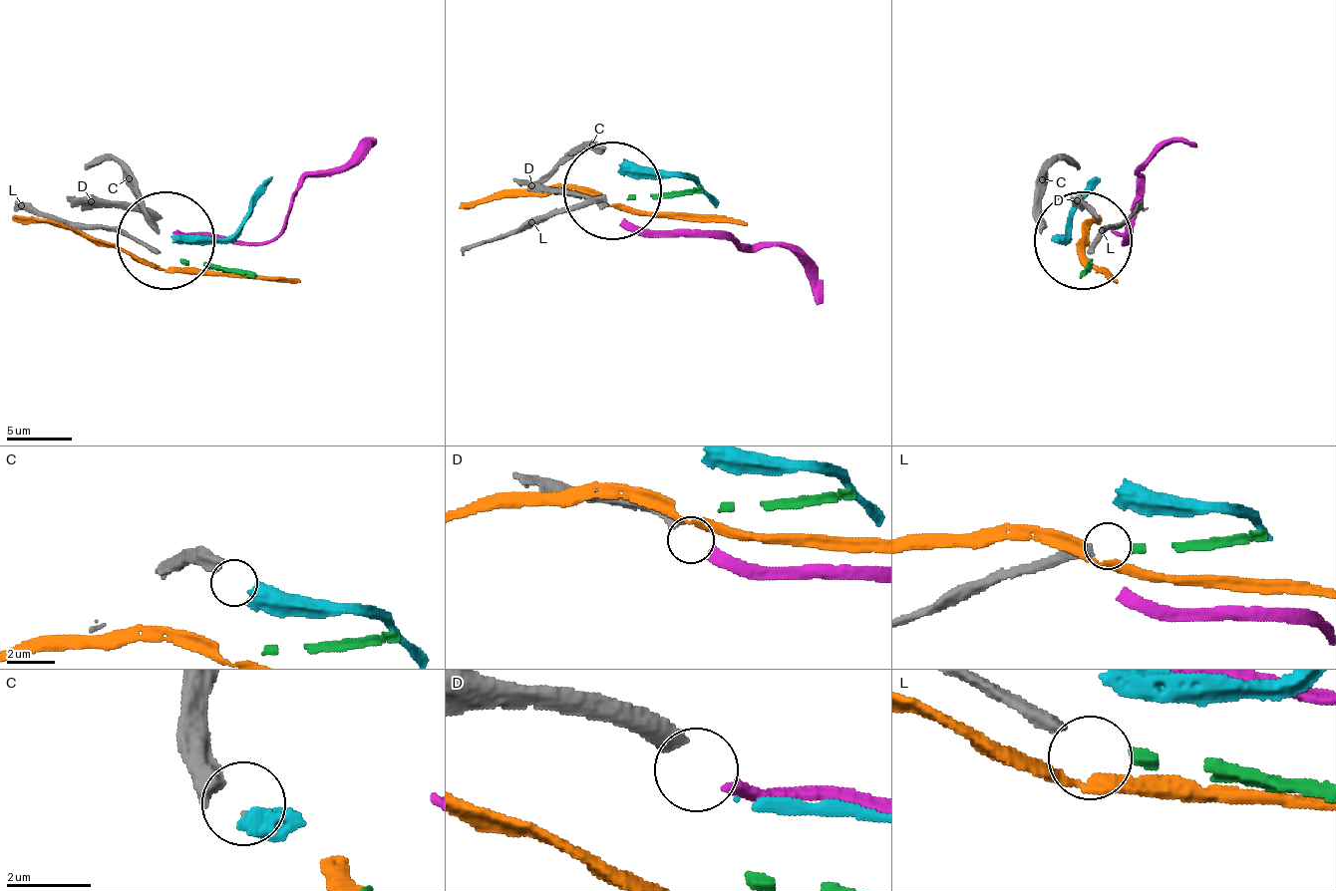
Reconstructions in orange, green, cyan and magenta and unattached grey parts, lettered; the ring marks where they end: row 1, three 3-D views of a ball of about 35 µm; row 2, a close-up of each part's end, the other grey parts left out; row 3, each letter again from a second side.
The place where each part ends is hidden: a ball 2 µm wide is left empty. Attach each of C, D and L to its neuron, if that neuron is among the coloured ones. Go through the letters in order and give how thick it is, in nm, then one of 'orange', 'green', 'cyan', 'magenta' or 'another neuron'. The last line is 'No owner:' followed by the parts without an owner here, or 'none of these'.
C: 550 nm thick; cyan
D: 380 nm thick; magenta
L: 380 nm thick; green
No owner: none of these

